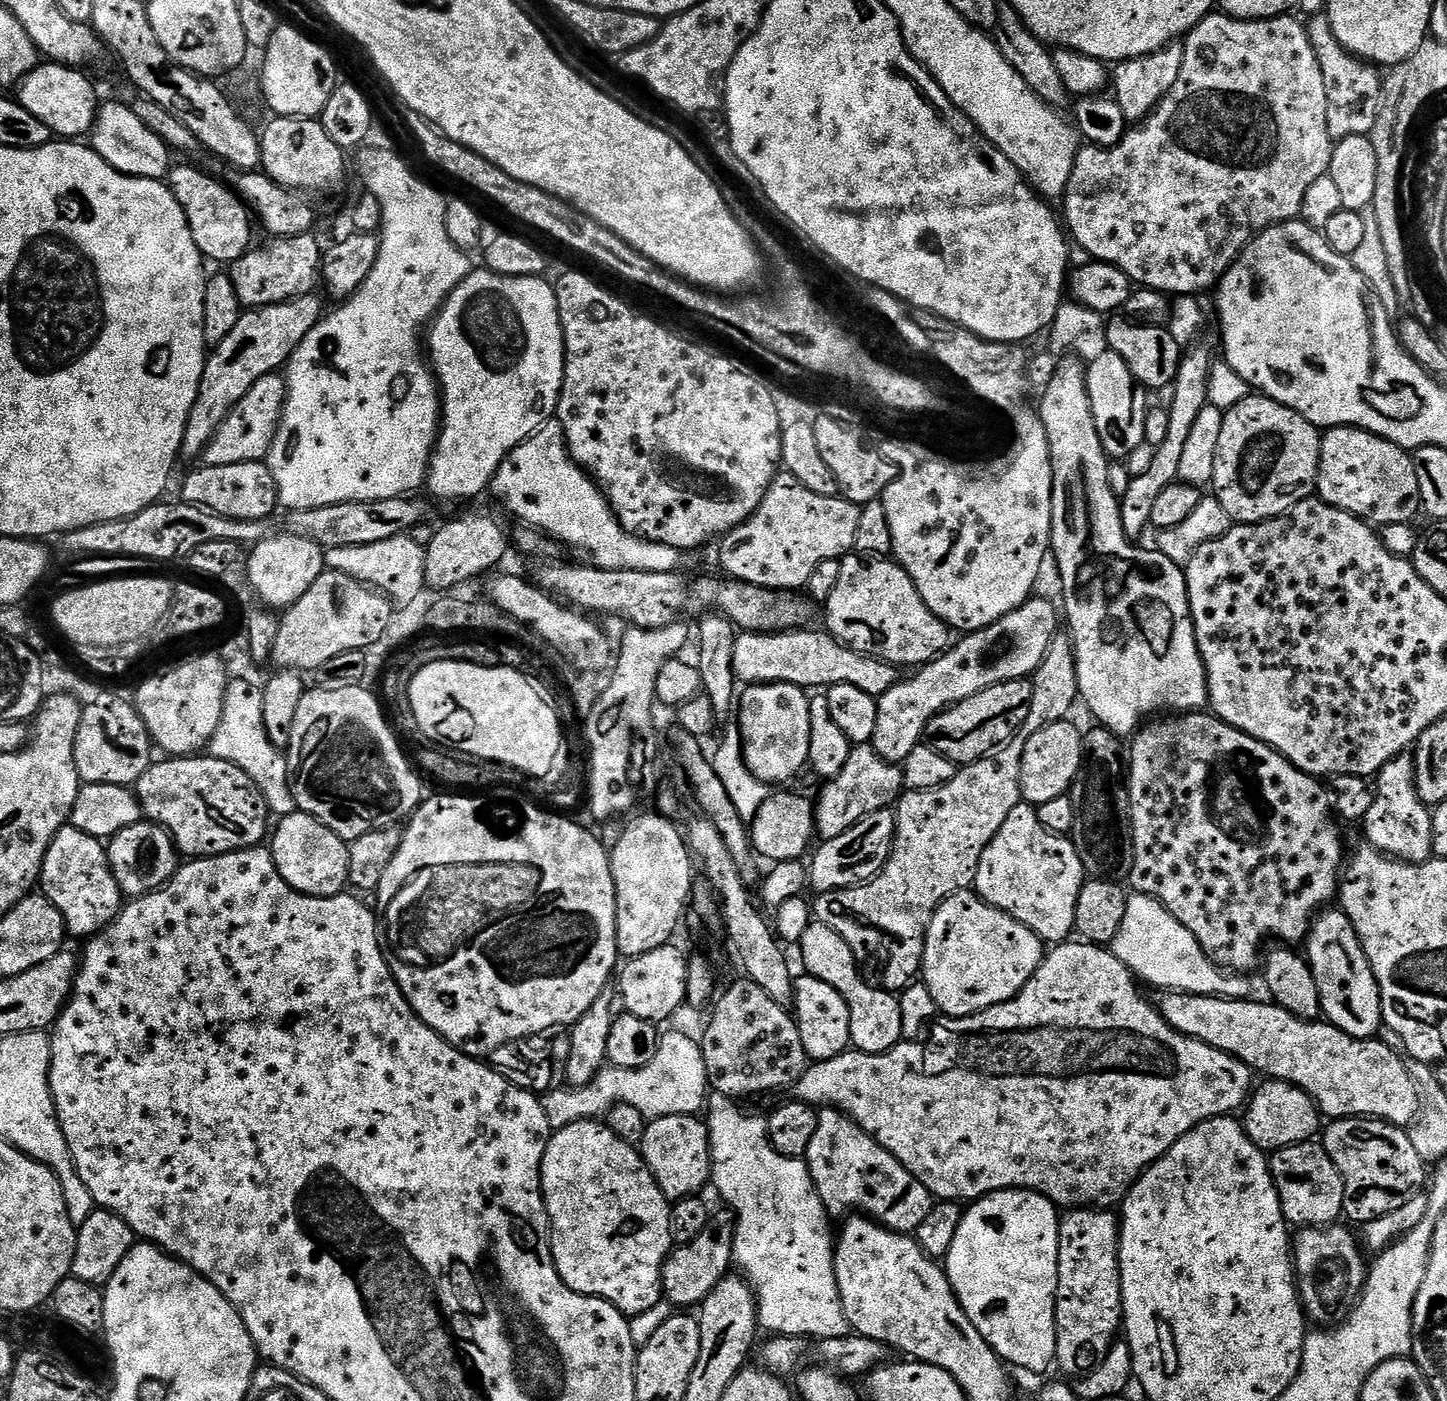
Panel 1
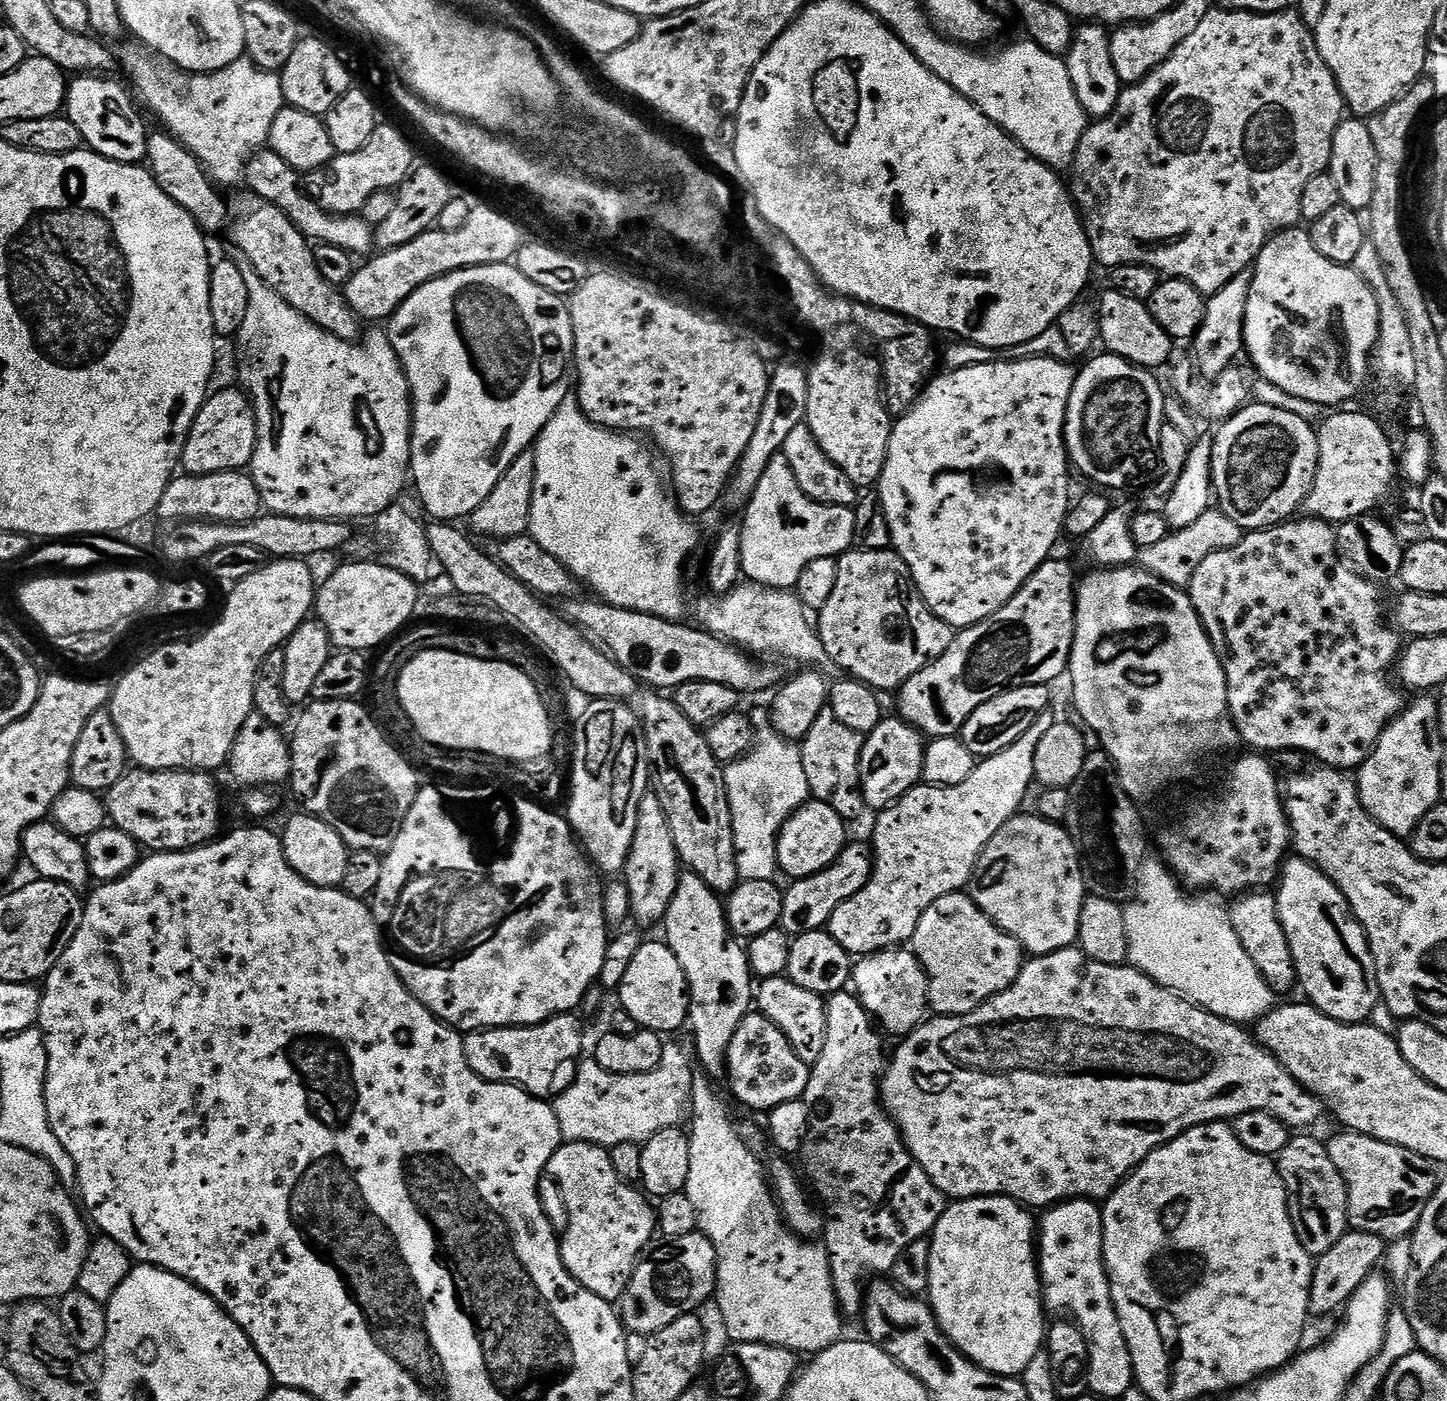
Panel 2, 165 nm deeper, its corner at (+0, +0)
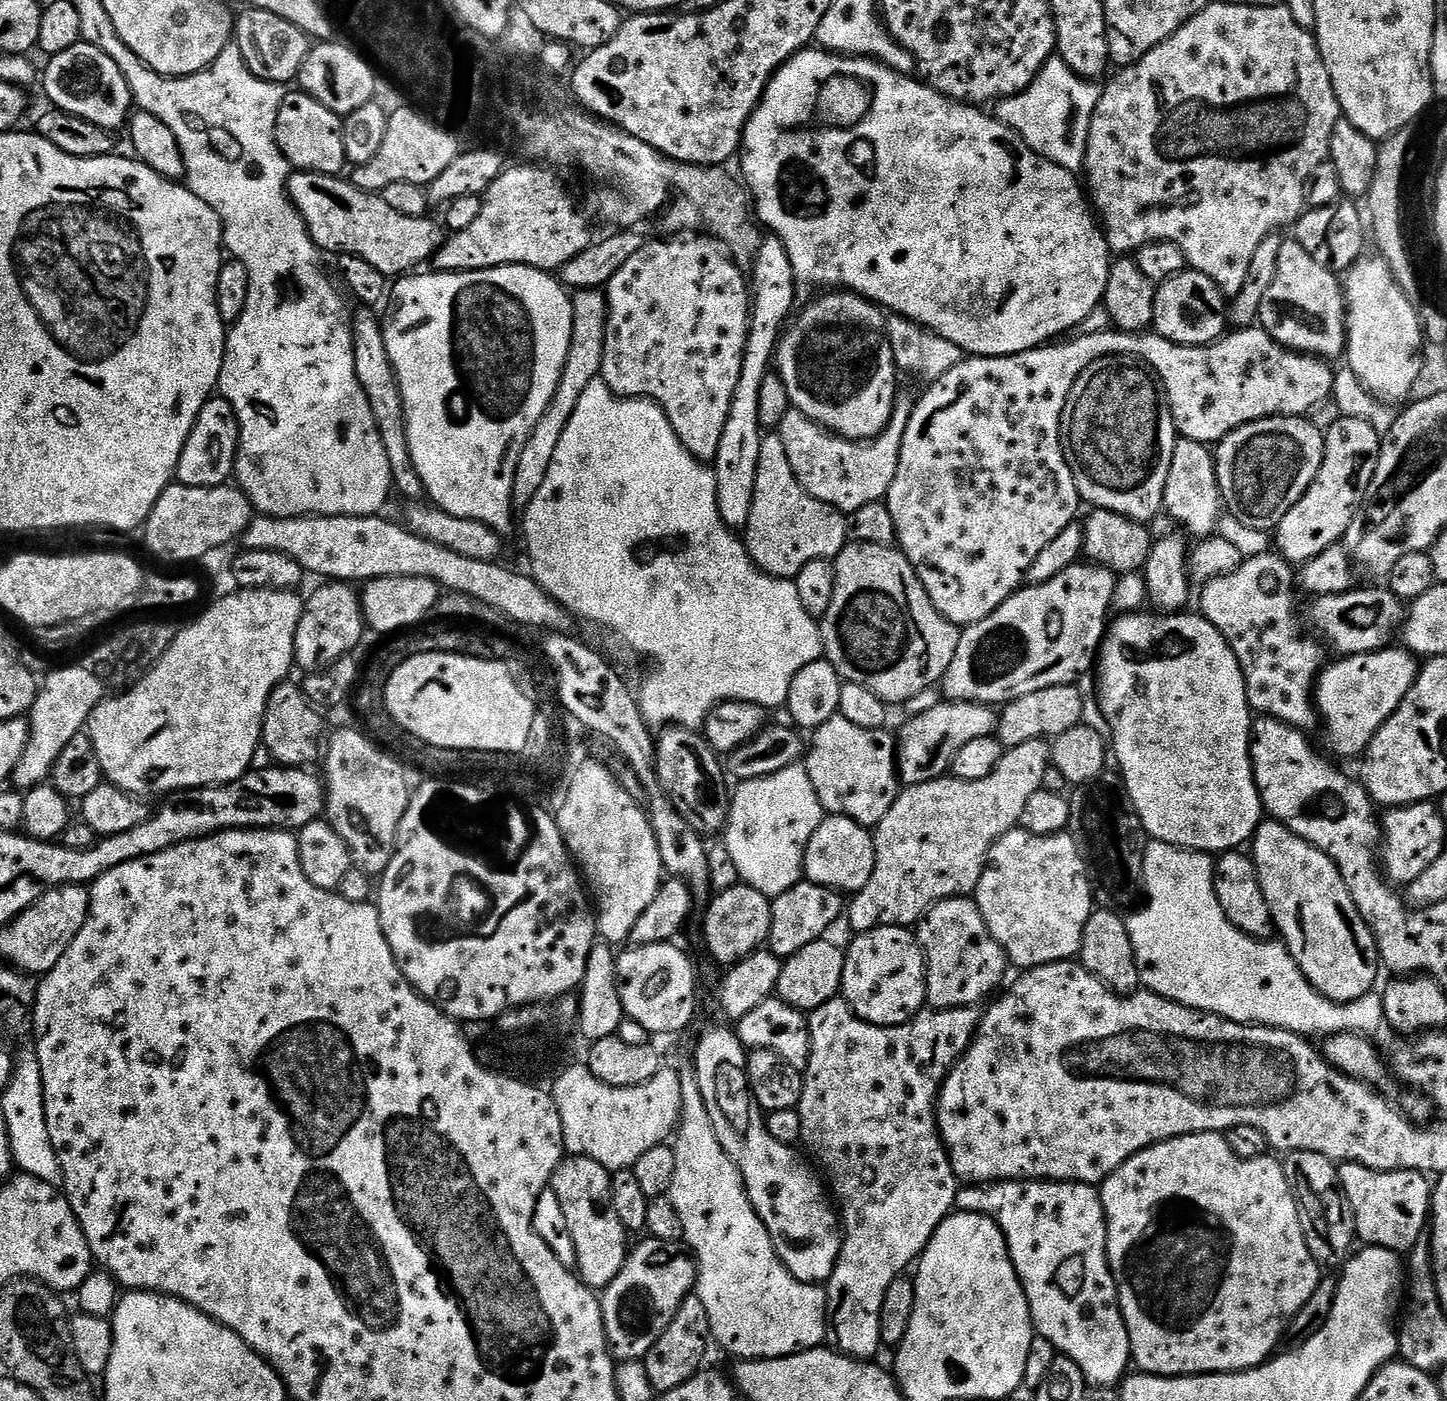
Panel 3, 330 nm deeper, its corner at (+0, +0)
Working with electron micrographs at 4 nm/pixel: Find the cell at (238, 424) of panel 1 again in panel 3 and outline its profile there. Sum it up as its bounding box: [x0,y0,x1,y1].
[175,394,240,488]

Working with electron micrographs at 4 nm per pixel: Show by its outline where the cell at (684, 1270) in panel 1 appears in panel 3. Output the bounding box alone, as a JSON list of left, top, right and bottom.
[600,1238,696,1362]

